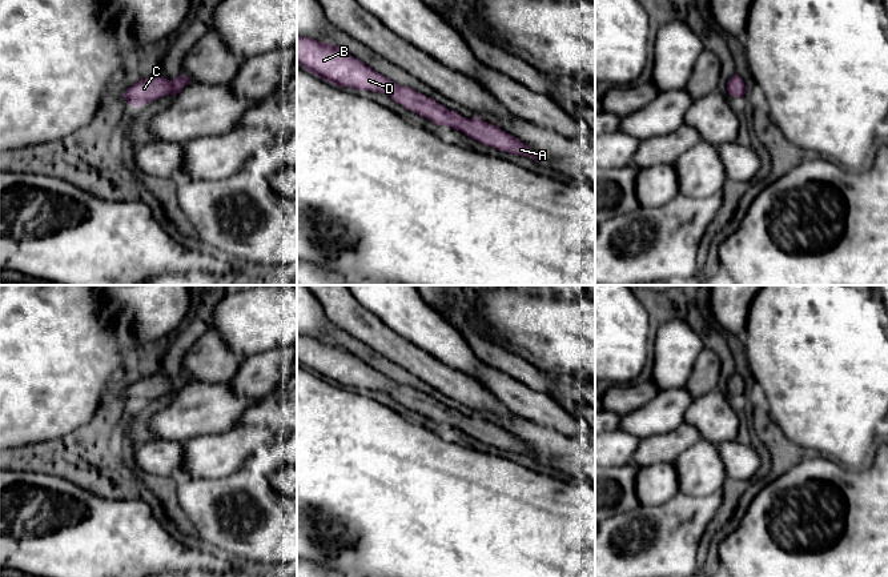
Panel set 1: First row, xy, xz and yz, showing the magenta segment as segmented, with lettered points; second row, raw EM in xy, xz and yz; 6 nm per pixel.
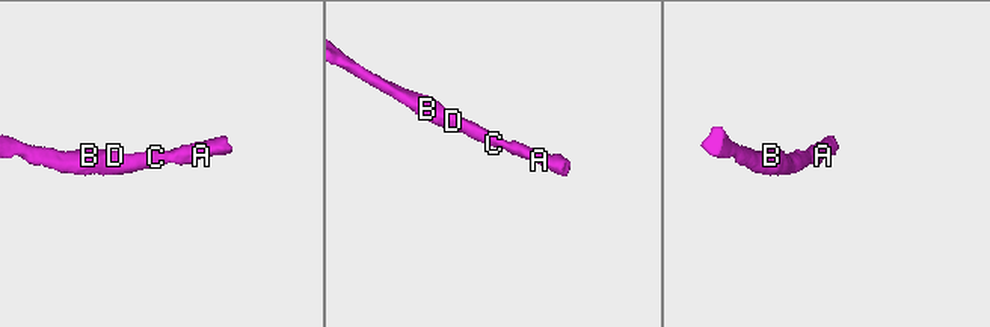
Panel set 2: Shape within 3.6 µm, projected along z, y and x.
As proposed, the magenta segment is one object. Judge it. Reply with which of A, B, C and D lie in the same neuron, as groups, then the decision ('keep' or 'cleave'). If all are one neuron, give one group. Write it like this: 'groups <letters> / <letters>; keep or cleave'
groups A B C D; keep

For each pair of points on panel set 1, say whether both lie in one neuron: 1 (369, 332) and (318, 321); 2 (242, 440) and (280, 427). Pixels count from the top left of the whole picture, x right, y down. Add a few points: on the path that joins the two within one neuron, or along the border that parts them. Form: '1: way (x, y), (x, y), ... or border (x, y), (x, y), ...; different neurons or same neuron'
1: border (316, 299), (333, 324); different neurons
2: border (240, 425), (265, 427), (274, 440); different neurons

